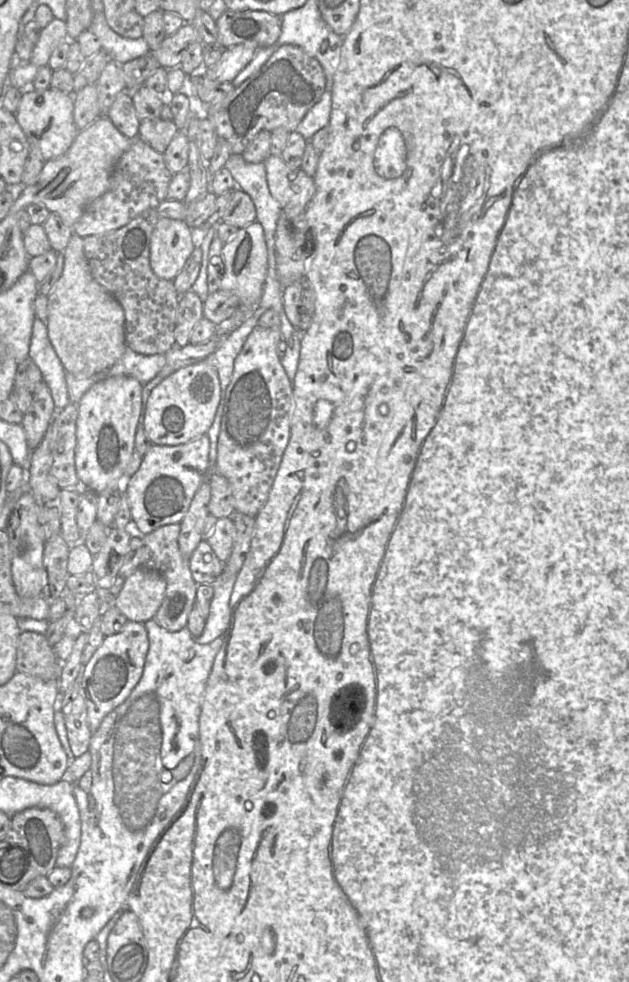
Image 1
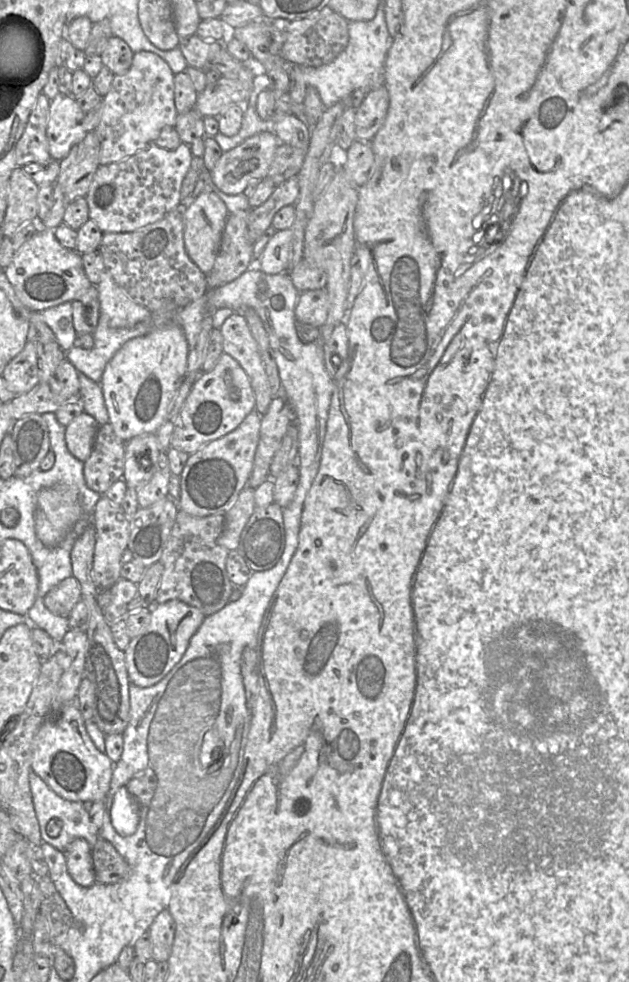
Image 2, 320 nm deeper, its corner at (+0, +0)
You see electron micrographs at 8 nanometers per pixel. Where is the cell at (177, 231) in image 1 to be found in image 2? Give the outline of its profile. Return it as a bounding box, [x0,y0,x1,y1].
[184,192,229,274]

